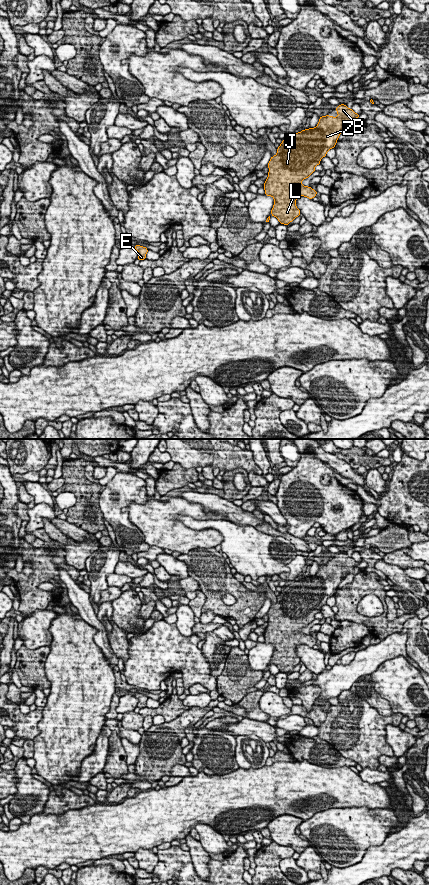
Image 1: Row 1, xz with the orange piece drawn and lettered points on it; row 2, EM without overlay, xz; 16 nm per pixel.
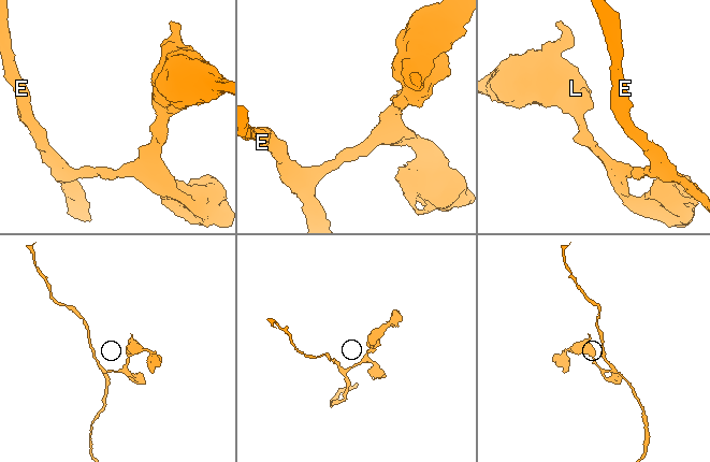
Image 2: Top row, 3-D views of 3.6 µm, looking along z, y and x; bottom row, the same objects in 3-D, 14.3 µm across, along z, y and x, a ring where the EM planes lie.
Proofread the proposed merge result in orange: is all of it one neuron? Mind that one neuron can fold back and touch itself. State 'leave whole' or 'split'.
leave whole

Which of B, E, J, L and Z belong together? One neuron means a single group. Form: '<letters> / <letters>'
B E J L Z

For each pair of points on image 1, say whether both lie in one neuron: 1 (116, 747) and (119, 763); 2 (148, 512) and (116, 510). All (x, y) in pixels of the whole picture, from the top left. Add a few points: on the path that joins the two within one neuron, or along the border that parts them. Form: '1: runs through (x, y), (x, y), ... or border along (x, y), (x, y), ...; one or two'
1: runs through (117, 751), (117, 759); one
2: border along (148, 498), (125, 508), (141, 531); two

